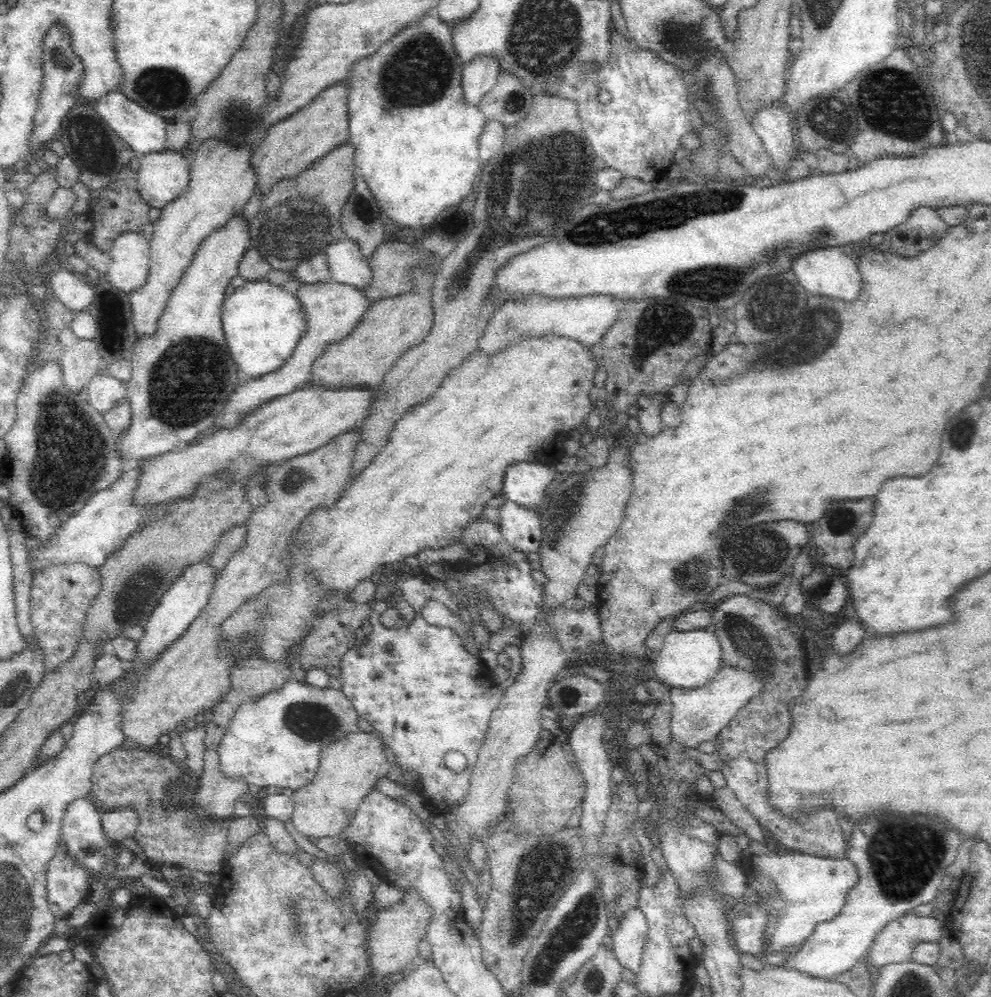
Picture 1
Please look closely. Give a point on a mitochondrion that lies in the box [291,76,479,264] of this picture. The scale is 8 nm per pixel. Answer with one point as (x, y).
(365, 214)

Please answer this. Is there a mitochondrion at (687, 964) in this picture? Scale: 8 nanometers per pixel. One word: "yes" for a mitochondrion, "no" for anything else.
no

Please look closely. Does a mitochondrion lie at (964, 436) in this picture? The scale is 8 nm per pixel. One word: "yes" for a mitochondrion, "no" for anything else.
yes

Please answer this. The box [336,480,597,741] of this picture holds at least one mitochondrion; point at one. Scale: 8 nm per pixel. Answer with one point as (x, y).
(571, 694)

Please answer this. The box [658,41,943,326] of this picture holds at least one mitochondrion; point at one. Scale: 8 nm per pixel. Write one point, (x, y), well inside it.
(887, 104)

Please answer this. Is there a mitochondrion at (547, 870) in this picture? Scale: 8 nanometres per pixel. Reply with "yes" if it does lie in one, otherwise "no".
yes

